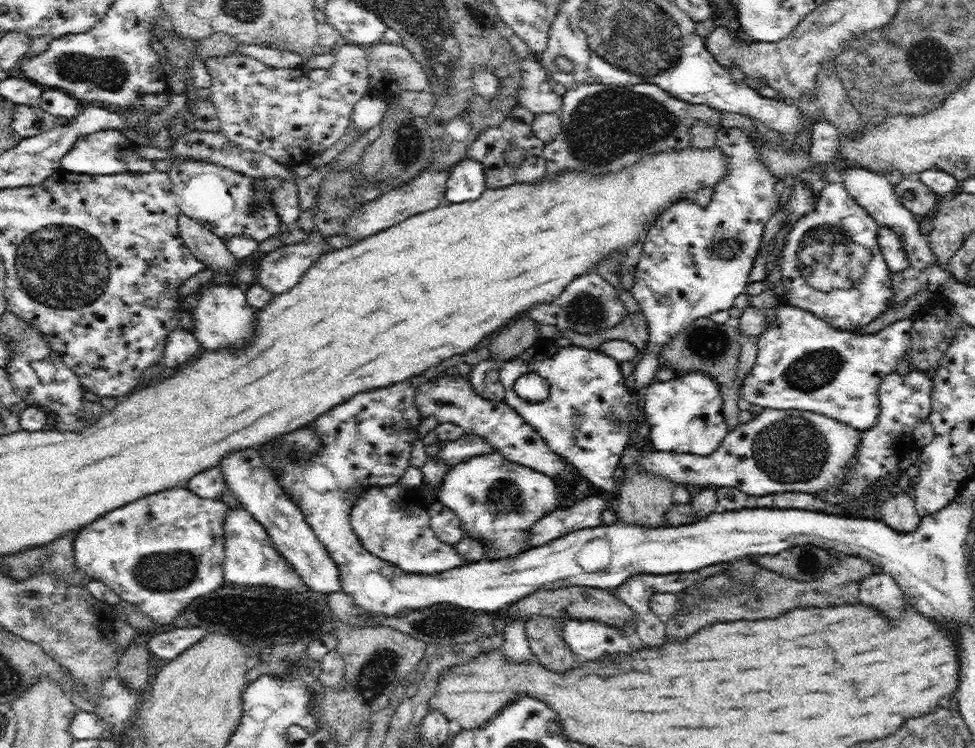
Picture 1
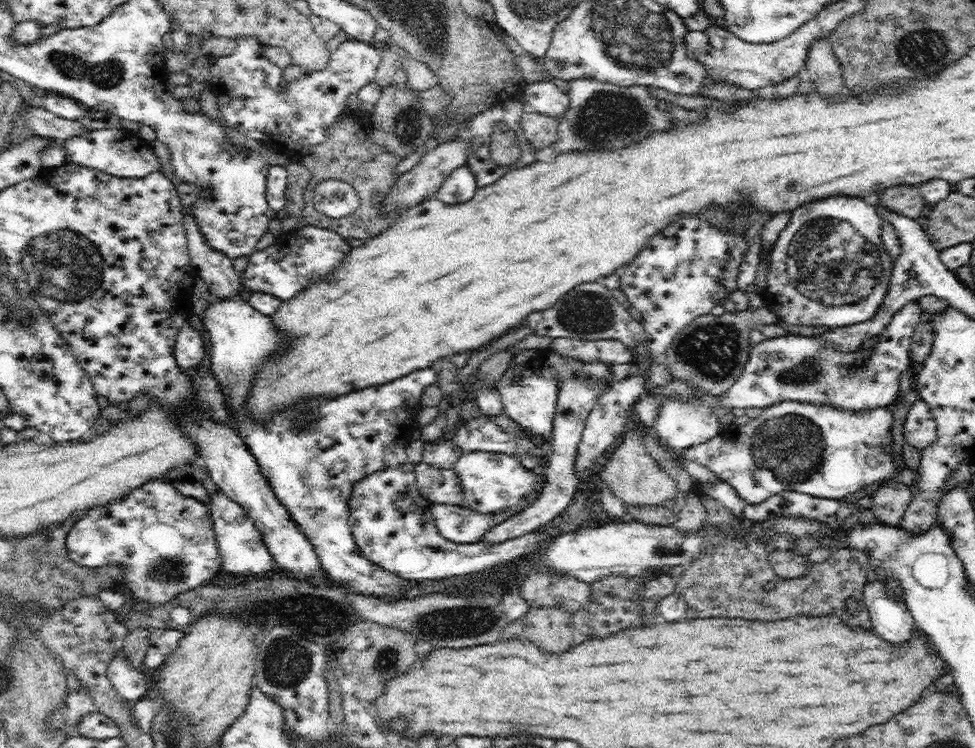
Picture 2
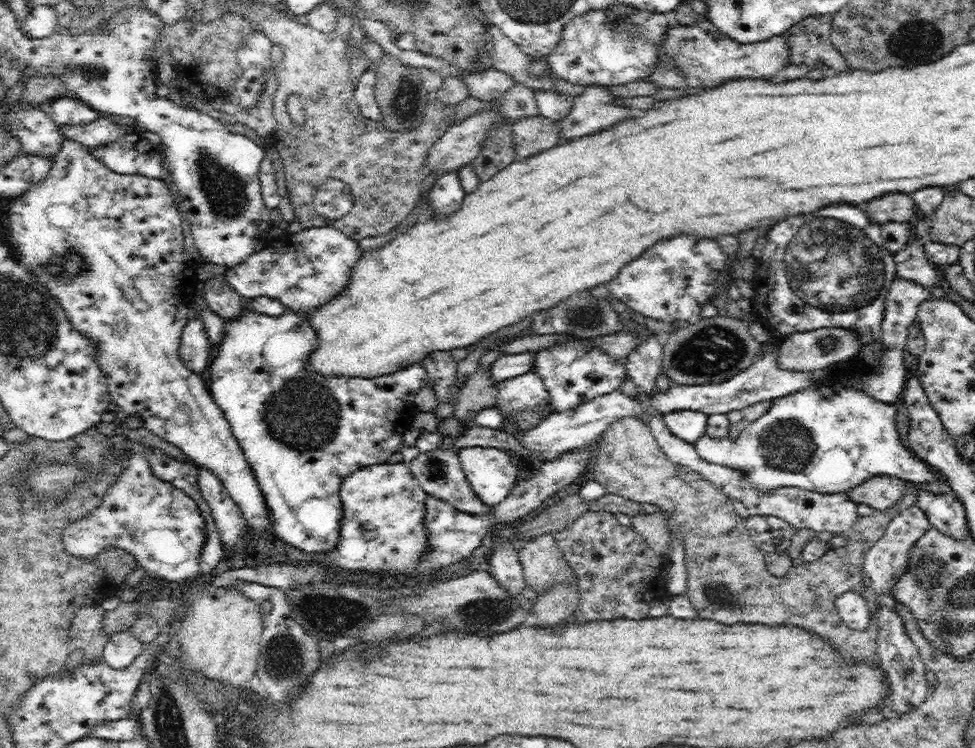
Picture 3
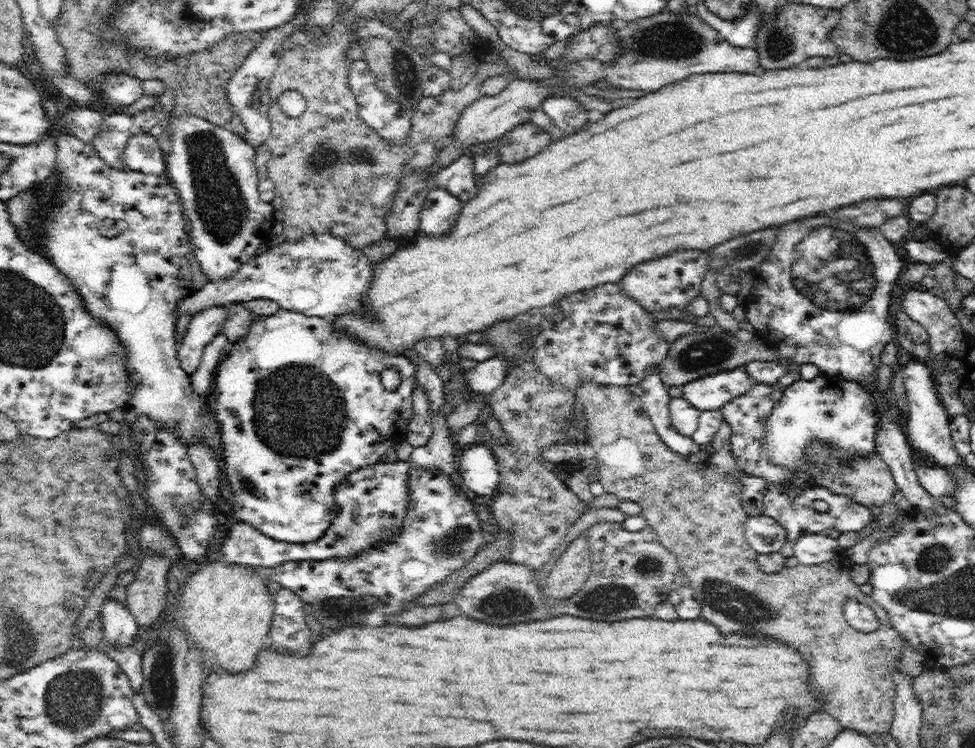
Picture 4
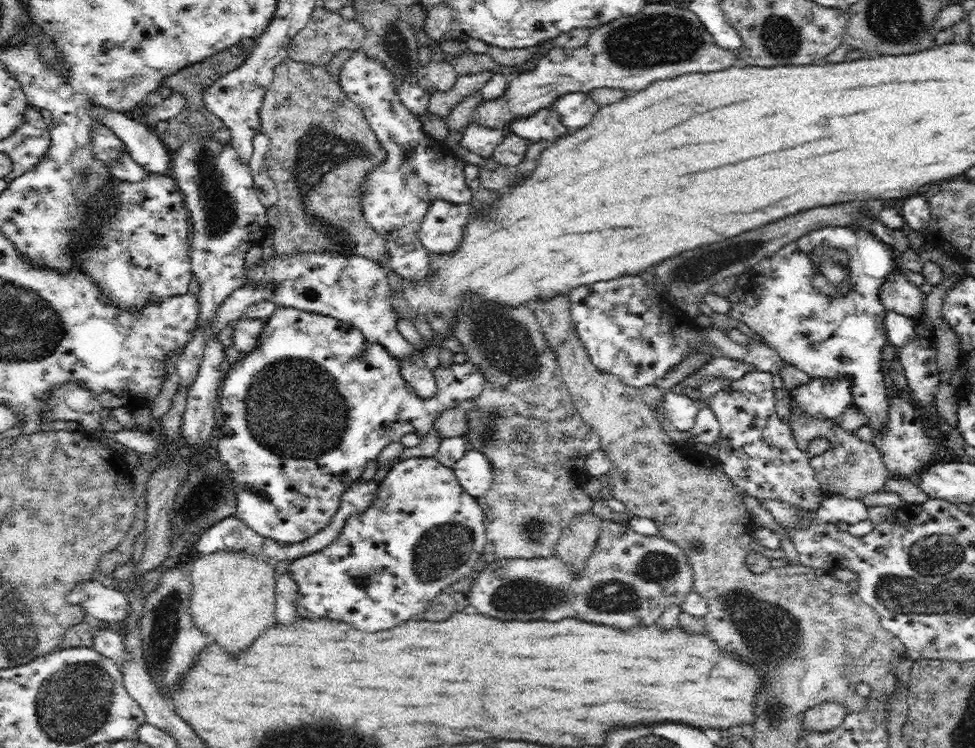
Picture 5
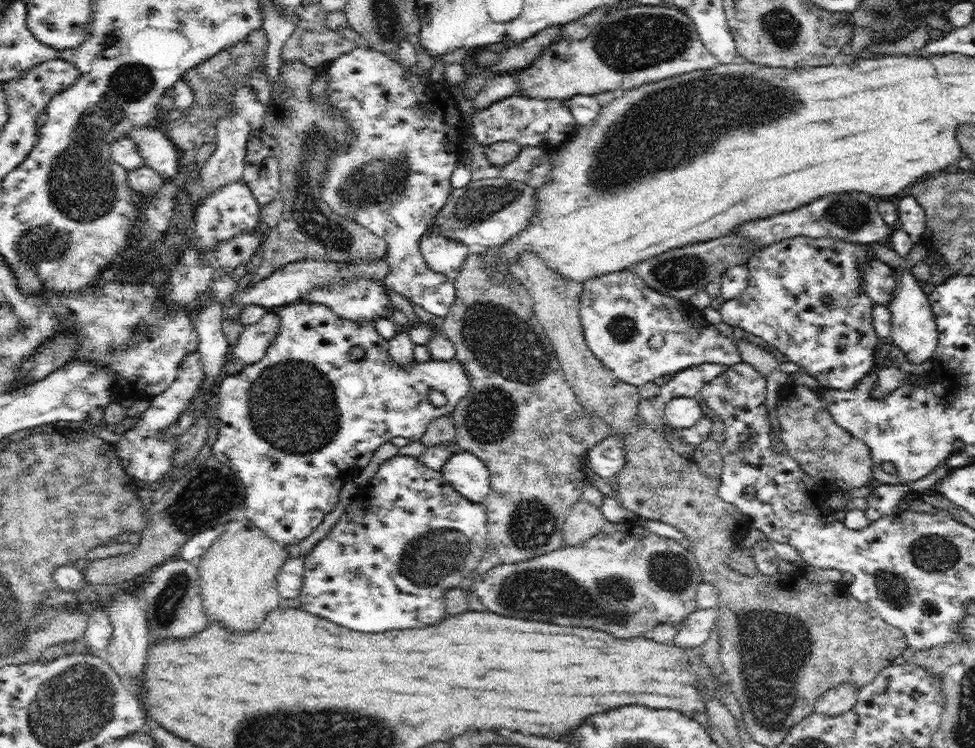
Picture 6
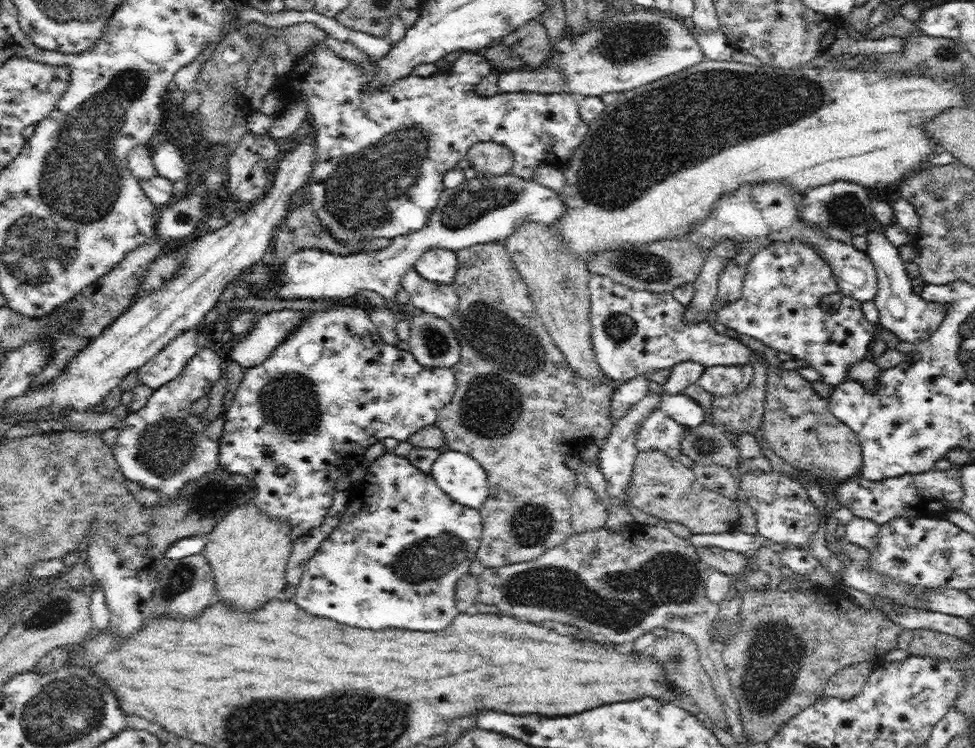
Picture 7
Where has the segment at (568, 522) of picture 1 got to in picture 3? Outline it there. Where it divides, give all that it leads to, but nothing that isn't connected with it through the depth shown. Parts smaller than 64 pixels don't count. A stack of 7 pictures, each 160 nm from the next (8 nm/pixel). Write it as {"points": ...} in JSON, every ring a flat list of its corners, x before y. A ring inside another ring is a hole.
{"points":[[396,460,396,463,372,464,352,472,340,484,340,497,343,503,344,516,340,522,340,540,334,550,326,554,316,554,315,560,327,562,330,566,340,569,365,572,385,572,391,576,400,574,414,574,420,566,422,556,428,552,428,531,424,529,426,516,427,493,410,470,411,463]]}

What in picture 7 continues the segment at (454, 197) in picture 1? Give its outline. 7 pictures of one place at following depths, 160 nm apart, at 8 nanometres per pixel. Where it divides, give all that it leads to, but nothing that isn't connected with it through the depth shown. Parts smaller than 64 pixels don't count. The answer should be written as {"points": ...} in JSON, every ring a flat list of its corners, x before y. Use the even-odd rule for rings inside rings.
{"points":[[431,248,420,255,414,269,421,277,434,283,453,284,458,270,458,259,453,250]]}

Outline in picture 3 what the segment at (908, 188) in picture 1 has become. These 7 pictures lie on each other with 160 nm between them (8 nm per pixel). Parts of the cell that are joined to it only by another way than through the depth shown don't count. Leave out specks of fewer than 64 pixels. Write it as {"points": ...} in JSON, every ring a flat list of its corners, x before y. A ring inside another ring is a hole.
{"points":[[888,194,866,202,866,214,877,223,913,222,914,200,908,194]]}

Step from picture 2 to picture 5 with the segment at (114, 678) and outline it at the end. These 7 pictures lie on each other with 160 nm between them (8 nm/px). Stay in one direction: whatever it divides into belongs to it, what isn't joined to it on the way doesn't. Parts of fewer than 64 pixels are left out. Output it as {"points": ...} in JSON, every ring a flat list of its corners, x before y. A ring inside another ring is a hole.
{"points":[[100,581,78,582,66,599,70,604,84,609,86,614,91,614,110,626,122,627,124,620,128,618,128,596,118,589,102,585]]}

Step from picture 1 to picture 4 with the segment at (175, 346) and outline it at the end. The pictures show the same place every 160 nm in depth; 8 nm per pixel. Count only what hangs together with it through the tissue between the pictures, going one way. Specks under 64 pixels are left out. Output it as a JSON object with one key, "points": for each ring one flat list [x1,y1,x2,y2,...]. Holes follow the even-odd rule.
{"points":[[227,305,210,307,191,316,182,343,178,347,180,365,188,375,198,370,204,348,212,342,214,336,222,332,226,317]]}

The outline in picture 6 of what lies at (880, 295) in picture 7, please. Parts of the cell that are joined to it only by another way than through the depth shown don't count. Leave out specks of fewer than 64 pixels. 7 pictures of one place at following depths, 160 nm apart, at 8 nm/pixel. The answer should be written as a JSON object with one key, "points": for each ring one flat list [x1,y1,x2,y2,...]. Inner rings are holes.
{"points":[[910,269,895,270,895,275,900,281,900,288,894,292,894,298,887,305,890,311,890,335,893,343,904,351,906,360,911,364,921,364,934,357,934,350,938,344,936,315,927,294,922,291]]}

